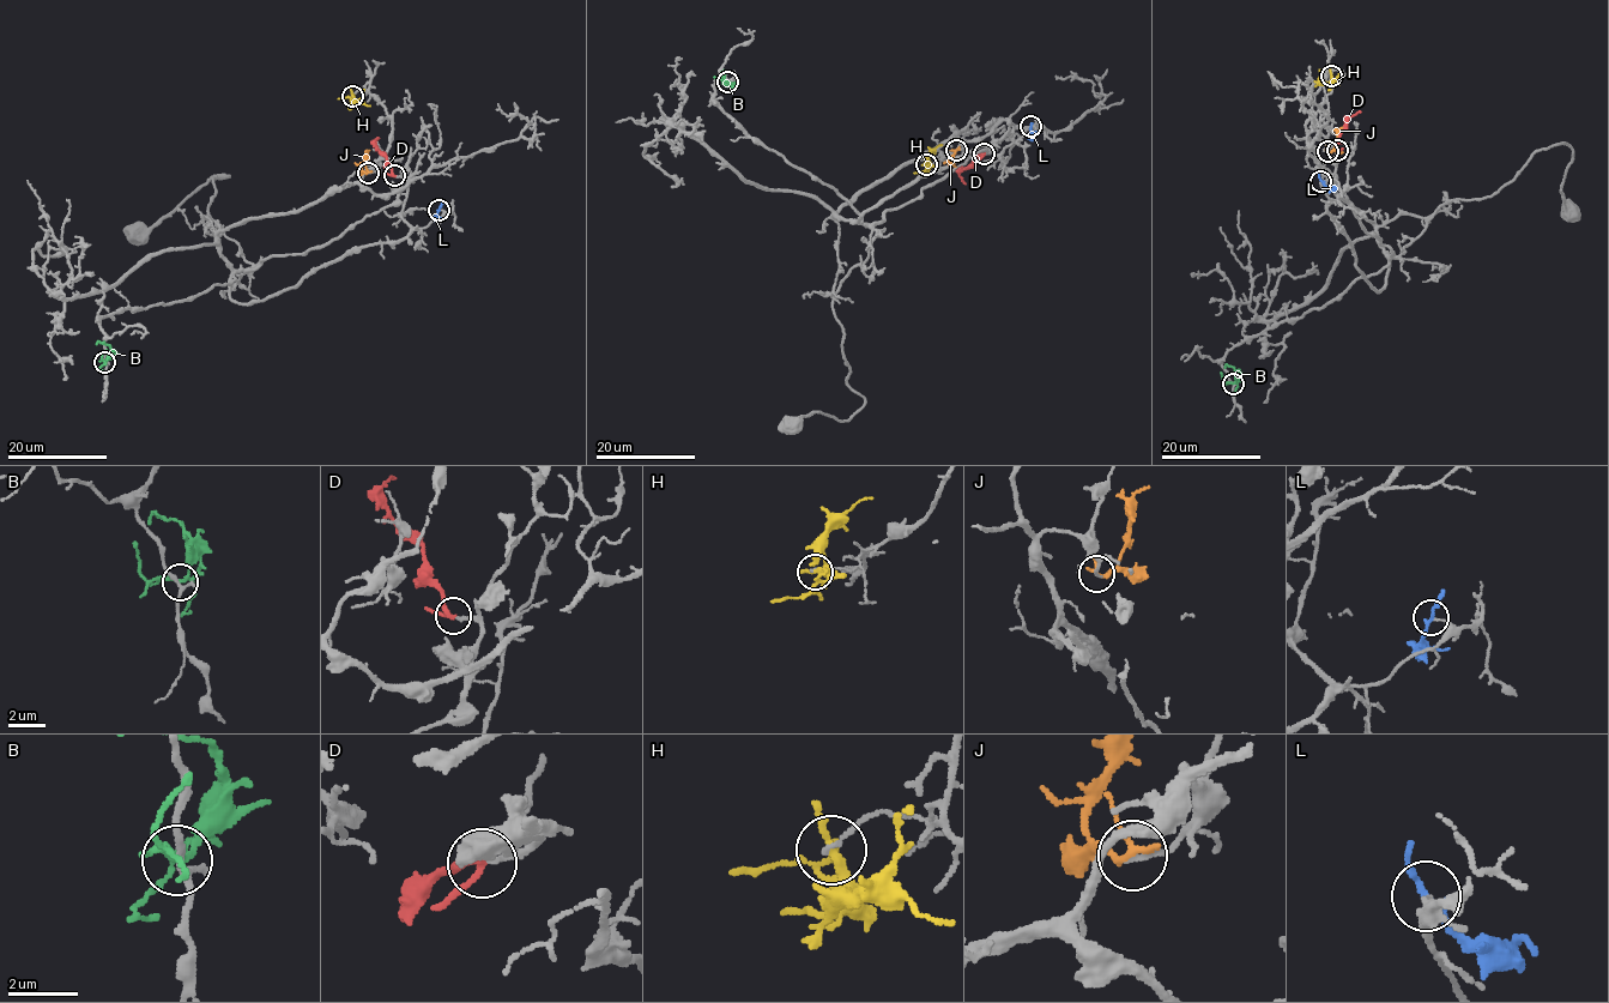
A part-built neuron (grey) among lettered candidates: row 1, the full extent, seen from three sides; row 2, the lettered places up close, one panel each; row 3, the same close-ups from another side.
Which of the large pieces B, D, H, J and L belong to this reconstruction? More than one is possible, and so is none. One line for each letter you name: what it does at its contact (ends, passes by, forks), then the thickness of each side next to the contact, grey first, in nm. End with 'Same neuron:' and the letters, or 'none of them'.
D: it passes by; calibres 200 and 200 nm
Same neuron: D

